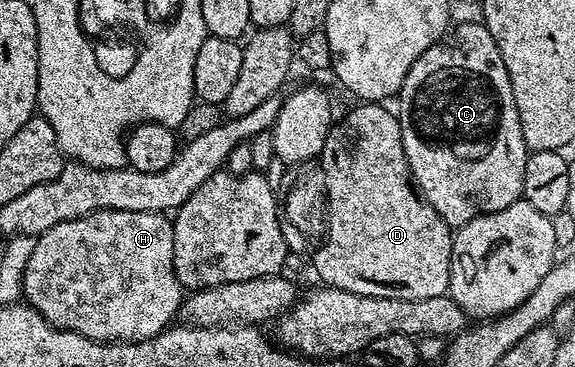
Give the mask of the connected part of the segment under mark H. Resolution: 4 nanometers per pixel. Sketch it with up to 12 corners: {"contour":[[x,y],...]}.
{"contour":[[167,213],[39,235],[22,298],[59,330],[145,342],[179,315]]}

